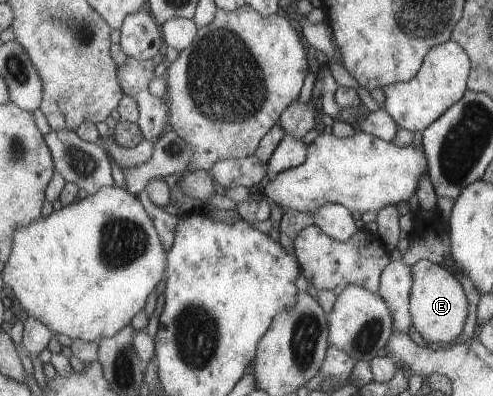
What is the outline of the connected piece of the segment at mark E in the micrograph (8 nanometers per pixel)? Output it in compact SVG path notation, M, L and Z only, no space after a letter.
M418 260L410 267L410 312L414 329L426 343L441 343L442 347L454 343L462 331L464 319L468 315L468 303L460 283L440 264L428 260Z

